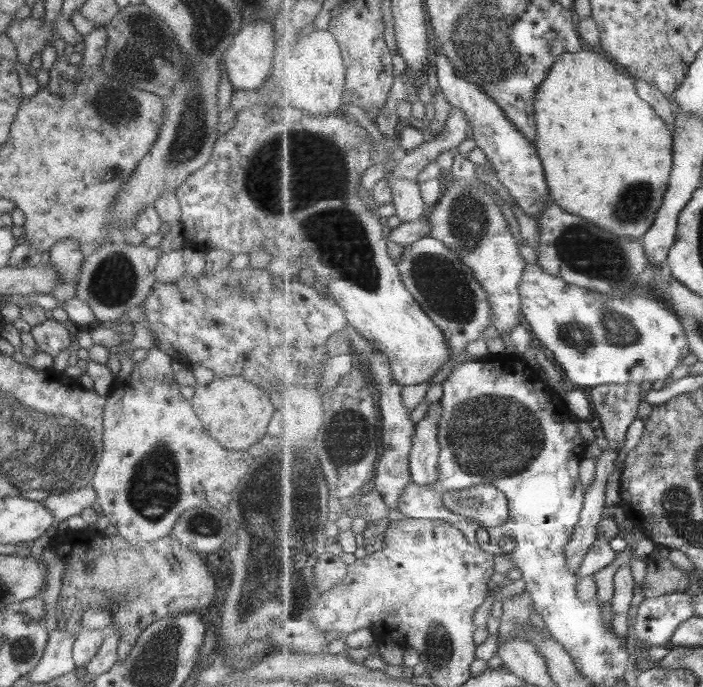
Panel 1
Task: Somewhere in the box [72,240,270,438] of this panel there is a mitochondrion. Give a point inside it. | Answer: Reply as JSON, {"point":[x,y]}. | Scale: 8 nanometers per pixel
{"point":[115,281]}

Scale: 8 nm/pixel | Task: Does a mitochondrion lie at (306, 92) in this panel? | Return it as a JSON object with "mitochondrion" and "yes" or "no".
{"mitochondrion":"no"}

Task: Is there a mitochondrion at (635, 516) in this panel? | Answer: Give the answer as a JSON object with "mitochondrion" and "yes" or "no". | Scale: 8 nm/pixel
{"mitochondrion":"no"}

